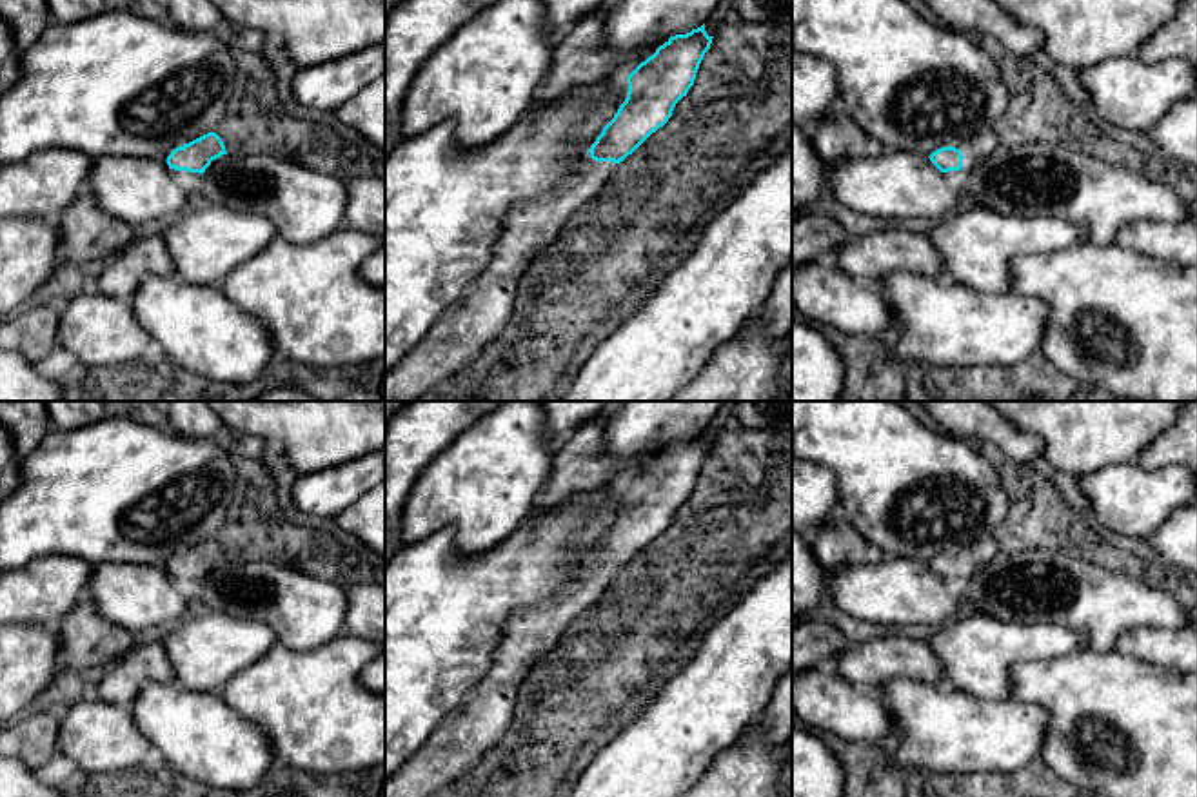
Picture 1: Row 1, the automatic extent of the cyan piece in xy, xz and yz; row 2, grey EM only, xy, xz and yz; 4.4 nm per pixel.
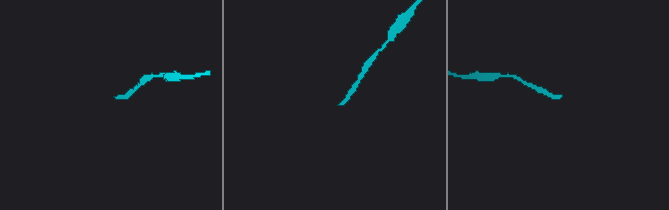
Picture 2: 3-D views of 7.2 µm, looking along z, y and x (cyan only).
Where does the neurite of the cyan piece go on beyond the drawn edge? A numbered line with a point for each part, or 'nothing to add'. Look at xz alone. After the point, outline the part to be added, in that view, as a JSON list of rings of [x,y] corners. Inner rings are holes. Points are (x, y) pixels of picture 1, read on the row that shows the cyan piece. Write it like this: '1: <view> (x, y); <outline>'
1: xz (465, 329); [[[589,153],[545,200],[509,211],[487,269],[430,332],[385,372],[385,401],[418,401],[481,354],[510,320],[518,285],[534,260],[558,240],[572,214],[598,194],[616,167],[614,162],[592,160]]]

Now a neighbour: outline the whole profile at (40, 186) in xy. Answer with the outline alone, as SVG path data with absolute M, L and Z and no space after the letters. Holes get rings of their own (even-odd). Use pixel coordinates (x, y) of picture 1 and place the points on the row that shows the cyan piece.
M64 147L0 163L0 220L58 220L87 187L94 158Z

